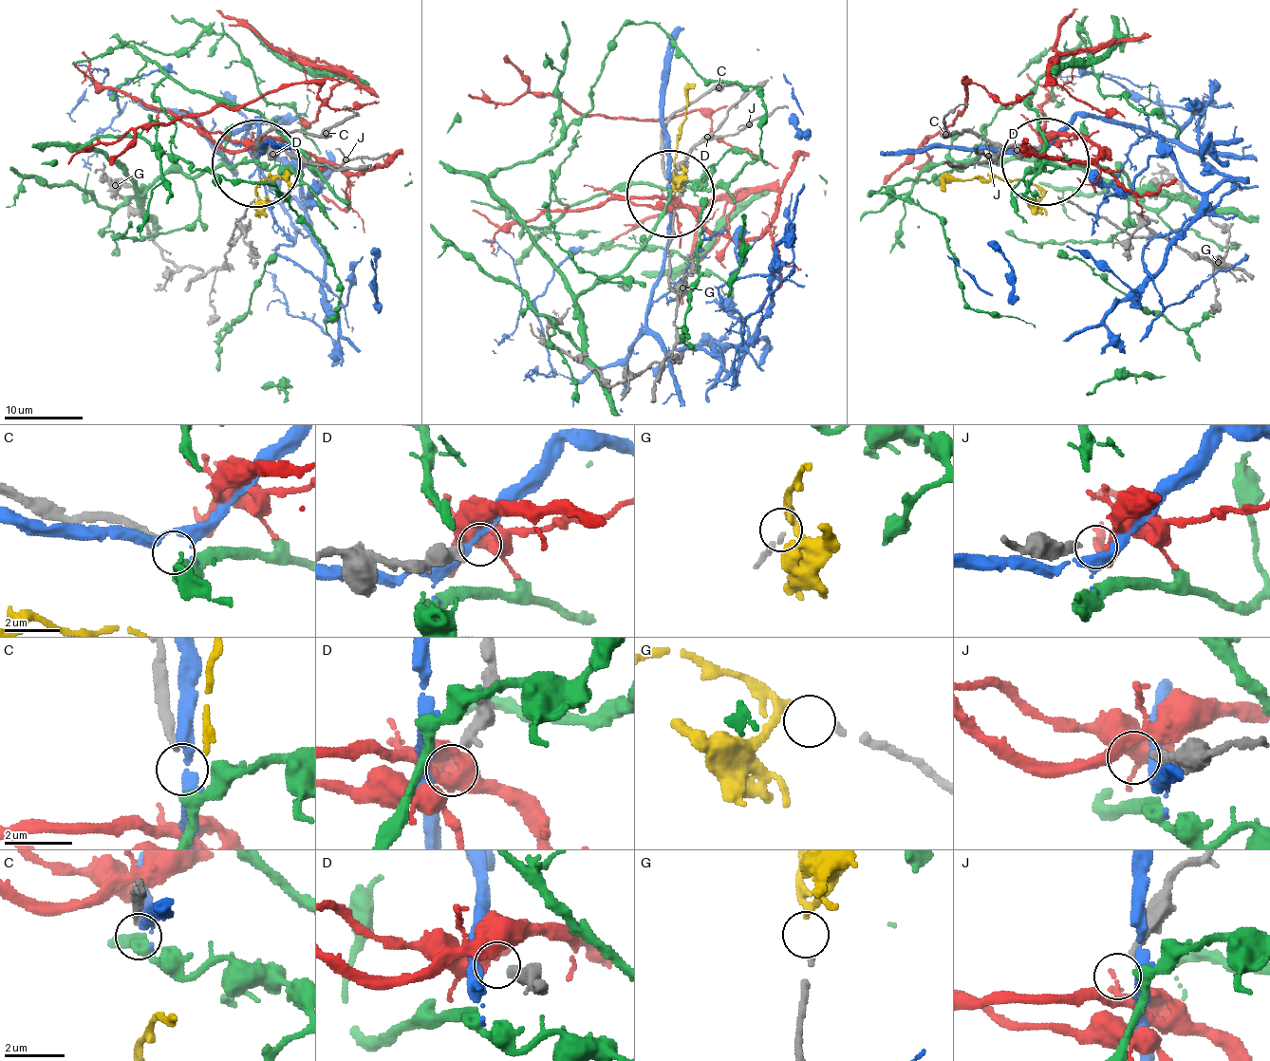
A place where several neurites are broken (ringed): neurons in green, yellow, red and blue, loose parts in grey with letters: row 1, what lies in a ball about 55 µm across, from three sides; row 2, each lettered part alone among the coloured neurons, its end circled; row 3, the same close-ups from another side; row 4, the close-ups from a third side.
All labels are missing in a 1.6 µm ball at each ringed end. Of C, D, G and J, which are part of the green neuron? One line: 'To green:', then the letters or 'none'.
To green: C

